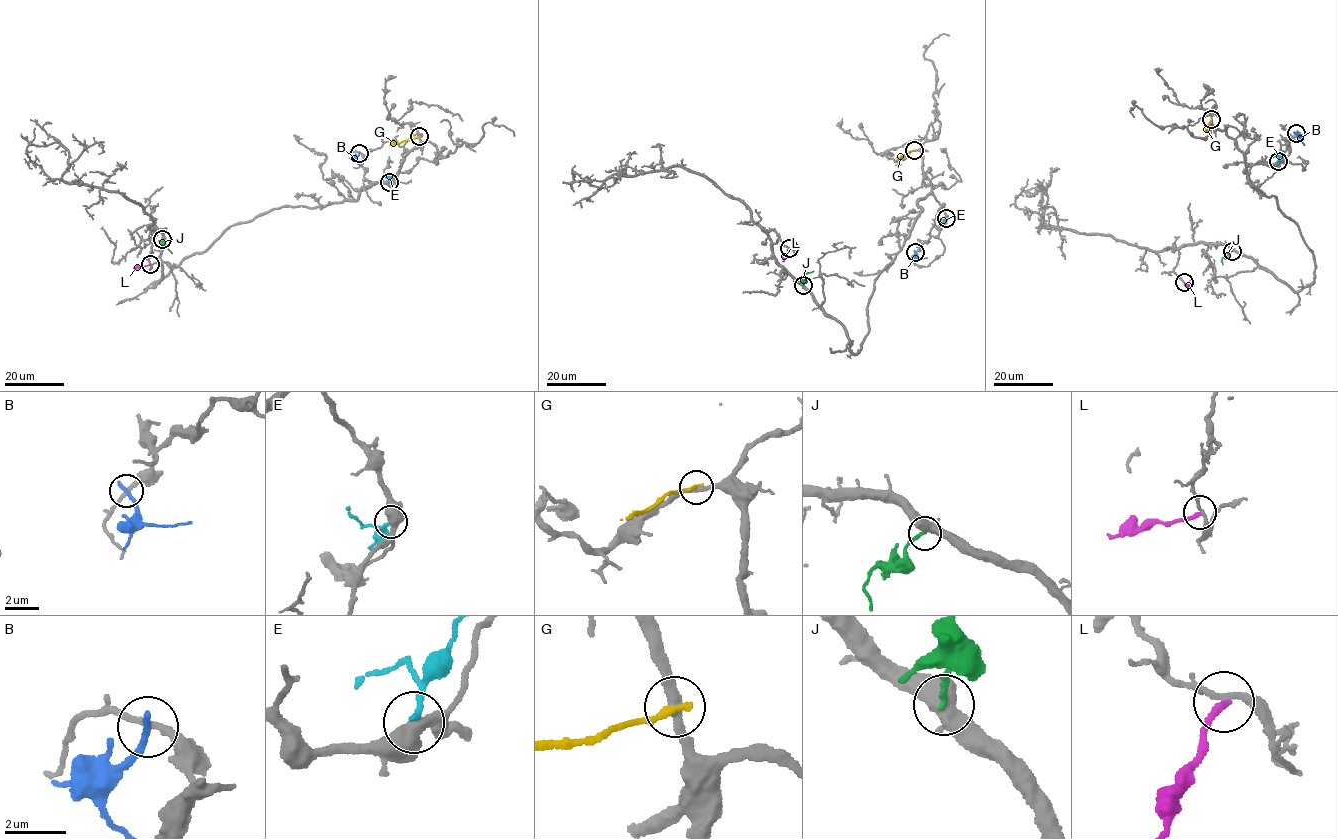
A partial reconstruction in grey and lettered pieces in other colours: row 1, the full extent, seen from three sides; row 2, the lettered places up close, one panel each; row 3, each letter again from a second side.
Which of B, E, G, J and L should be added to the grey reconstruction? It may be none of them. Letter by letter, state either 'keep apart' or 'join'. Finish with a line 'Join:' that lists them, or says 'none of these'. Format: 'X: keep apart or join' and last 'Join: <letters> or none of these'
B: keep apart
E: keep apart
G: keep apart
J: keep apart
L: keep apart
Join: none of these

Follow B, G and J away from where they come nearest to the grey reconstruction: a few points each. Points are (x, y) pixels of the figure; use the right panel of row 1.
B: (1296, 133), (1304, 145)
G: (1211, 119), (1206, 132)
J: (1232, 251), (1223, 257), (1222, 264)

